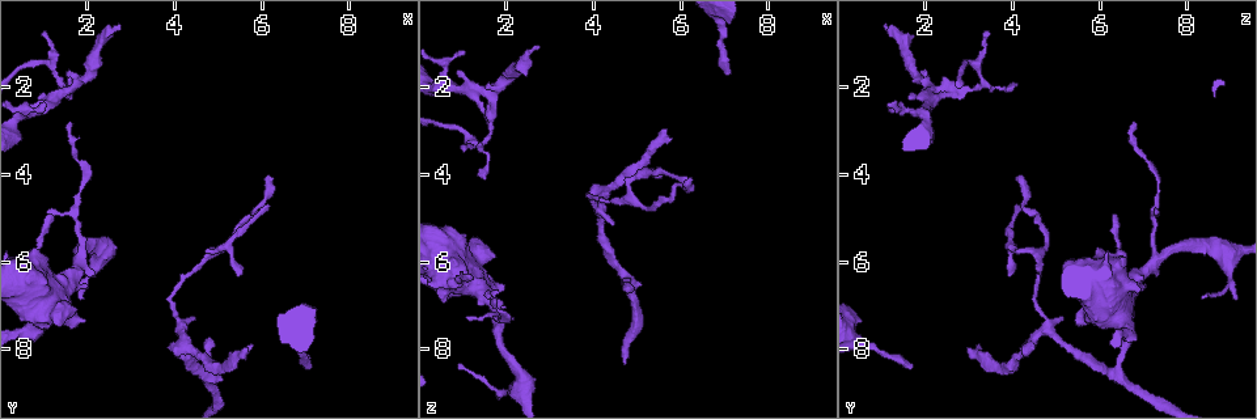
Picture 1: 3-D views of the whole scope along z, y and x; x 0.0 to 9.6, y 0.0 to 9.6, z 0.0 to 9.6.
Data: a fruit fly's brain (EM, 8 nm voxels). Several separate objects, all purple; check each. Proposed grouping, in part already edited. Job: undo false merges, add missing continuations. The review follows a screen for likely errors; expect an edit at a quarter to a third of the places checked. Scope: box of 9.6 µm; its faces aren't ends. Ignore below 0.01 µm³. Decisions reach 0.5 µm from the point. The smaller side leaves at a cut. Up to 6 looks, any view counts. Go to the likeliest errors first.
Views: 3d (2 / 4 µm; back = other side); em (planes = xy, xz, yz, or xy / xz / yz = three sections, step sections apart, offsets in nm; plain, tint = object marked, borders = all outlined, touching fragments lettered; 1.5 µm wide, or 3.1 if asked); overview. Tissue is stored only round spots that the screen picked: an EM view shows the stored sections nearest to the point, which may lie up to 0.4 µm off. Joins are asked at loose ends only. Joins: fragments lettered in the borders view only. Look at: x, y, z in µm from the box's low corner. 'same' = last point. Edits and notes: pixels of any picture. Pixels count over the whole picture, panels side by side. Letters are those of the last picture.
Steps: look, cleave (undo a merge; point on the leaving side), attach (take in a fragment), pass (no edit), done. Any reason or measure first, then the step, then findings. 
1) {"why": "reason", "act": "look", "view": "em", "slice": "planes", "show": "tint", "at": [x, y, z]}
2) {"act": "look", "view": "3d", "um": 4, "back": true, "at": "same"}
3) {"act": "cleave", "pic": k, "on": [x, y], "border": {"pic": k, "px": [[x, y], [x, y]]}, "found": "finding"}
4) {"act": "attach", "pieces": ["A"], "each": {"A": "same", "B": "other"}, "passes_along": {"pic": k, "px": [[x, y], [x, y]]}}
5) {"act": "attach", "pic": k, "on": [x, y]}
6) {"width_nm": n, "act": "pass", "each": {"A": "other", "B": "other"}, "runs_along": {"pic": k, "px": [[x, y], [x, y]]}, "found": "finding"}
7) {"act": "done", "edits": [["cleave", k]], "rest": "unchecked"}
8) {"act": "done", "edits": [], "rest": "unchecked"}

{"why": "free end", "act": "look", "view": "3d", "um": 2, "at": [4.50, 7.25, 5.15]}

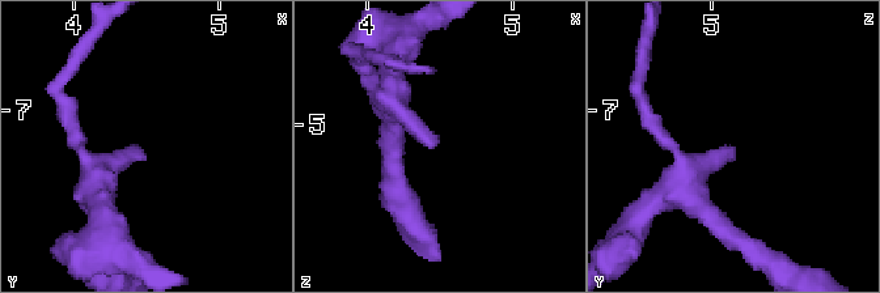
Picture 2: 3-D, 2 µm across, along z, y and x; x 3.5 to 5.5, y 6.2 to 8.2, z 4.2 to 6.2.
{"act": "look", "view": "em", "slice": "xy", "step": 8, "show": "tint", "at": [4.44, 7.26, 5.18]}

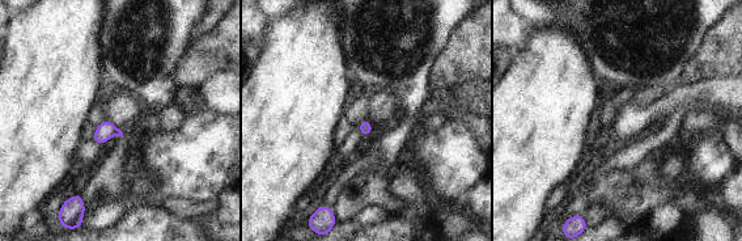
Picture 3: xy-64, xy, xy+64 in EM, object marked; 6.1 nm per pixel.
{"why": "cut it another way", "act": "look", "view": "em", "slice": "planes", "show": "borders", "at": "same"}

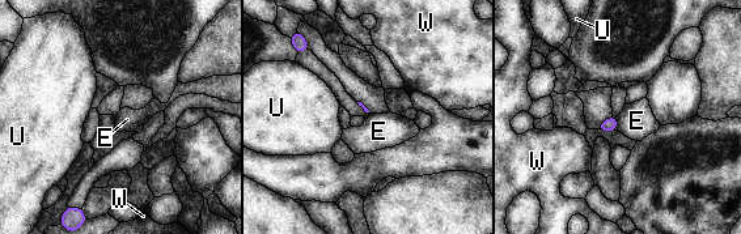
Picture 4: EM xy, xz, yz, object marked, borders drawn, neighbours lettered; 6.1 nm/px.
{"act": "pass", "each": {"E": "other", "U": "other", "W": "other"}, "border": {"pic": 4, "px": [[615, 116], [617, 130]]}, "found": "none of them fits"}

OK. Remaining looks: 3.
{"why": "thin end", "act": "look", "view": "em", "slice": "planes", "show": "borders", "at": [5.55, 6.30, 3.90]}

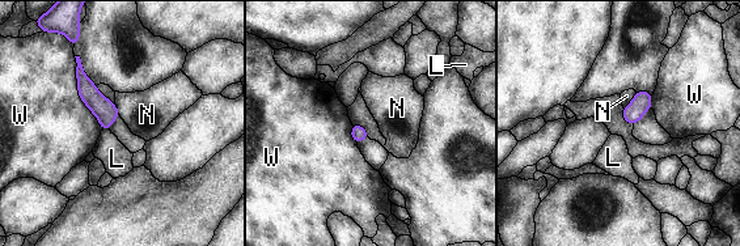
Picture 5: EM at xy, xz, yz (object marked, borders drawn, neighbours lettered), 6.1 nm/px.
{"width_nm": 100, "act": "pass", "each": {"L": "other", "N": "other", "W": "other"}, "found": "no lettered fragment goes on from it"}

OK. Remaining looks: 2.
{"why": "free end", "act": "look", "view": "3d", "um": 2, "at": [6.15, 4.05, 4.15]}

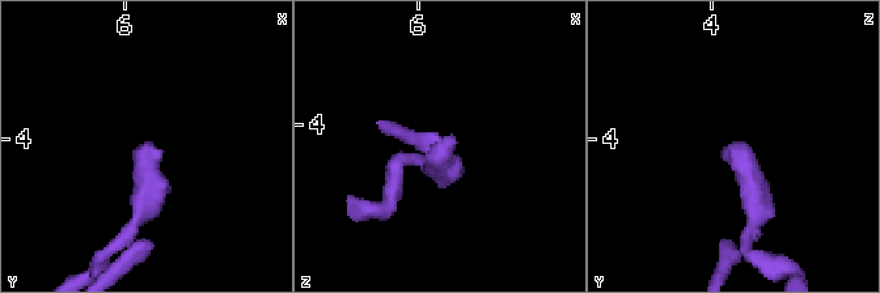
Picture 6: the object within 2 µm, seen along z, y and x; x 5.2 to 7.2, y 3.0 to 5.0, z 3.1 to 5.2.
{"act": "look", "view": "em", "slice": "xz", "step": 4, "show": "borders", "at": [6.18, 4.02, 4.14]}

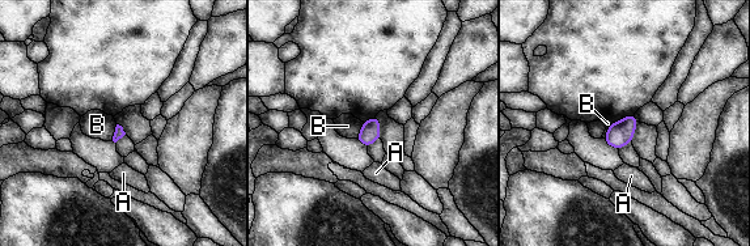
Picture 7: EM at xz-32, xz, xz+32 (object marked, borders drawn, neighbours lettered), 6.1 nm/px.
{"longest_contact_nm": ["B", 110], "act": "pass", "each": {"A": "other", "B": "other"}, "found": "none of them fits"}

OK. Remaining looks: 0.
{"act": "done", "edits": [], "rest": "unchecked"}

